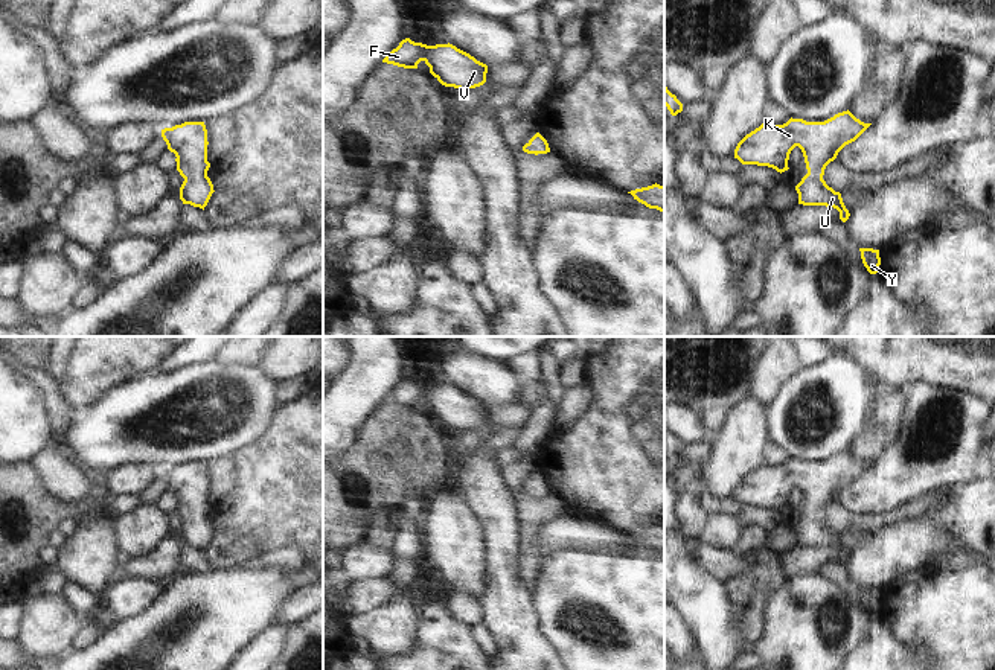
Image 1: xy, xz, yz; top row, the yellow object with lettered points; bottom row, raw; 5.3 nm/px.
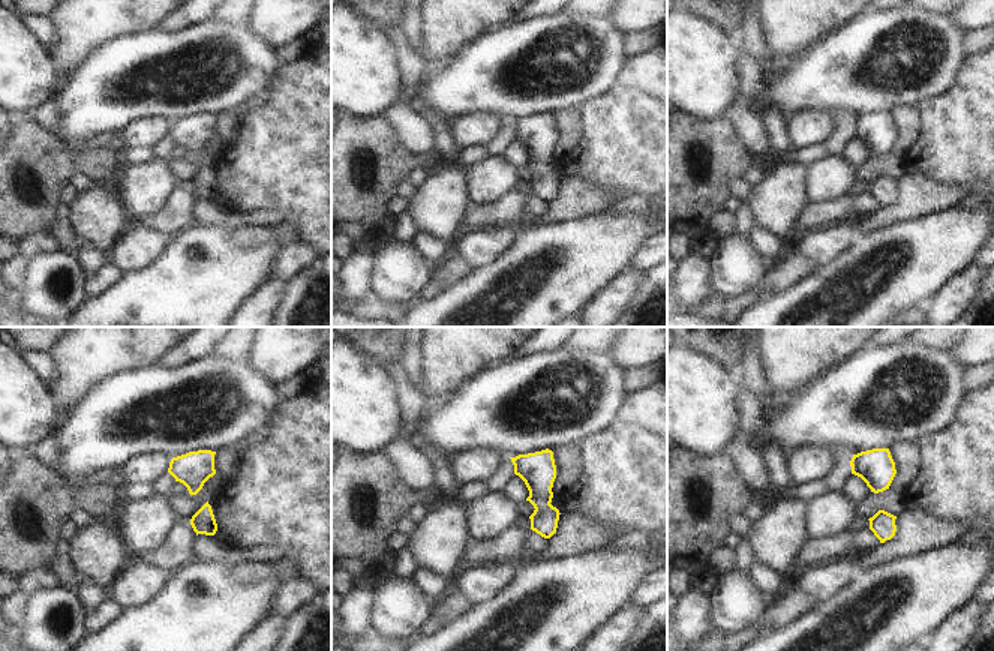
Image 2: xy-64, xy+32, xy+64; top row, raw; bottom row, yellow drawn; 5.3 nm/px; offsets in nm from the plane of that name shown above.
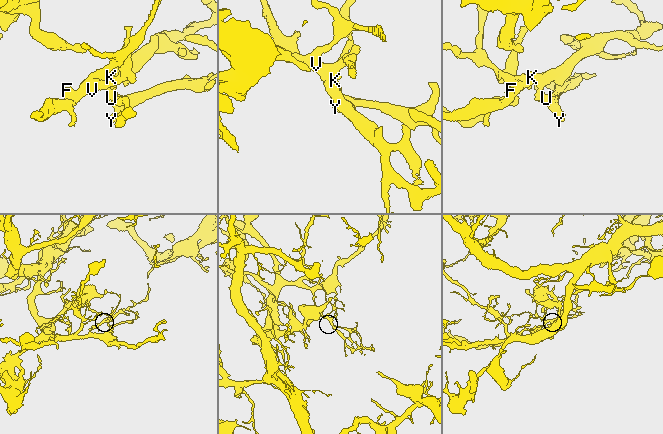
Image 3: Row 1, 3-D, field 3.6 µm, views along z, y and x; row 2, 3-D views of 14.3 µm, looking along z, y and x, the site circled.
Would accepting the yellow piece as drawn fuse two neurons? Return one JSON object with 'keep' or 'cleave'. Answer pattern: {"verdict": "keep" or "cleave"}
{"verdict": "keep"}

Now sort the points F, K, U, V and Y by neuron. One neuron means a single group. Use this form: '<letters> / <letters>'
F K U V Y

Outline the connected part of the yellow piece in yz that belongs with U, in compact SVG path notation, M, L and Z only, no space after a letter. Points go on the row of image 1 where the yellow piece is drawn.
M849 110L824 122L792 117L783 125L763 122L737 143L734 158L742 164L768 166L782 174L789 169L789 154L798 146L808 169L795 186L798 204L833 207L840 212L840 219L846 222L850 213L841 193L829 187L823 175L838 152L855 142L870 125L856 119Z

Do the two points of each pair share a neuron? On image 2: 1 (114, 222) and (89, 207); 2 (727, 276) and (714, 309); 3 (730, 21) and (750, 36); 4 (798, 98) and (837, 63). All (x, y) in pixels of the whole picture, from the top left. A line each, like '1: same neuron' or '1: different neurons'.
1: same neuron
2: different neurons
3: different neurons
4: same neuron

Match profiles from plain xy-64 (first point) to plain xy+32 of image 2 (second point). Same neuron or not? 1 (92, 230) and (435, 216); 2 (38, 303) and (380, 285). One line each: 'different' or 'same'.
1: same
2: same

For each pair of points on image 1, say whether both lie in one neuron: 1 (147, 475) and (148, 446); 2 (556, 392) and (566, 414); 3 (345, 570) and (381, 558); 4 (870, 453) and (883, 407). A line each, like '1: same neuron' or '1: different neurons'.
1: different neurons
2: different neurons
3: same neuron
4: same neuron

